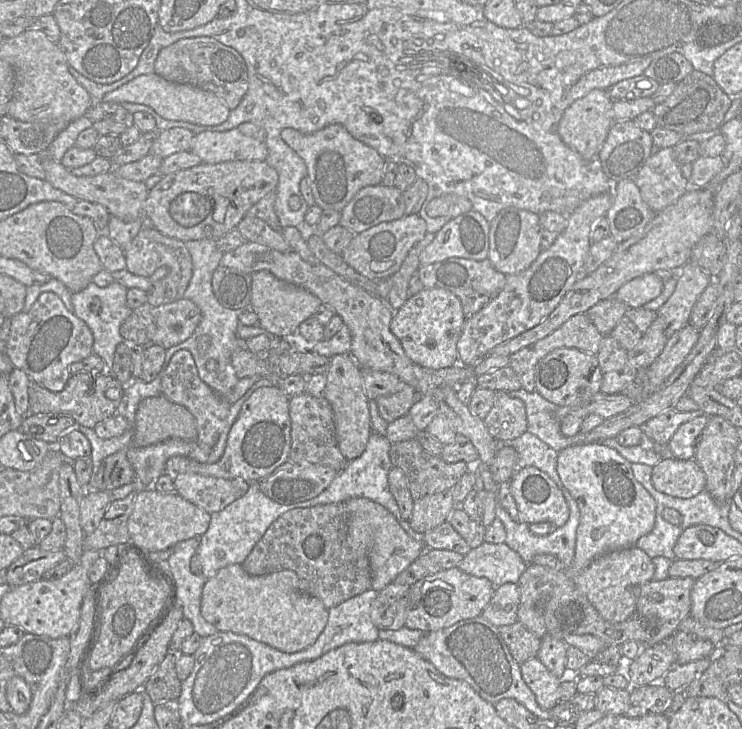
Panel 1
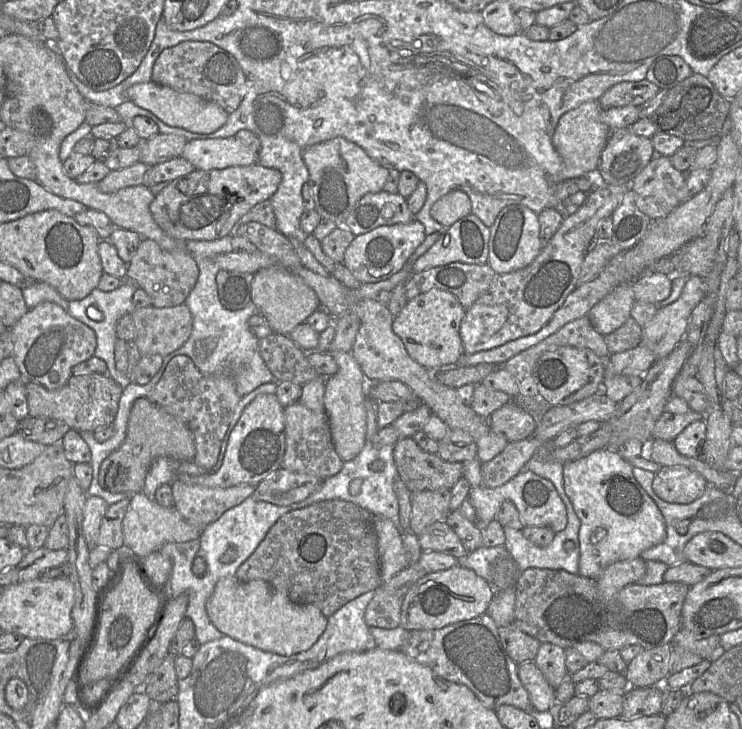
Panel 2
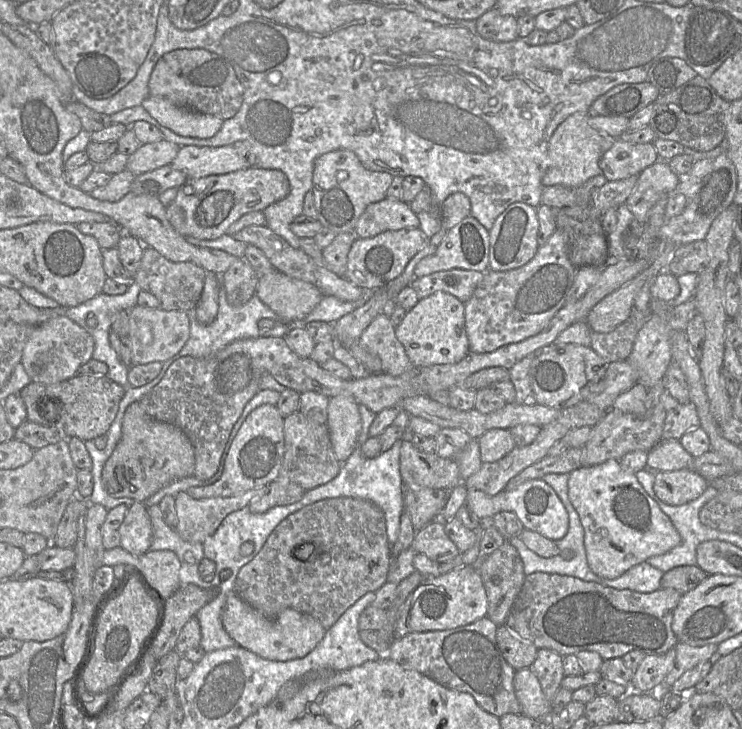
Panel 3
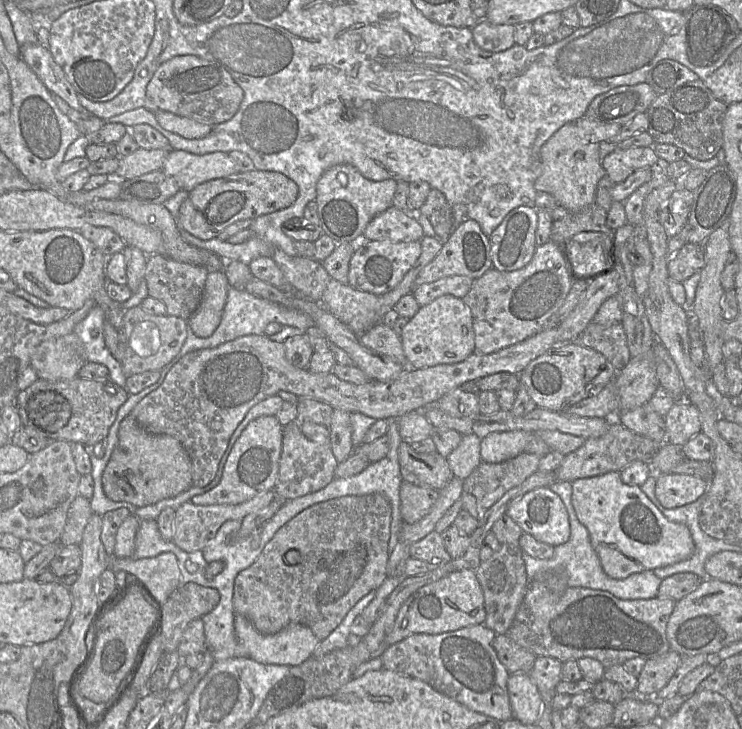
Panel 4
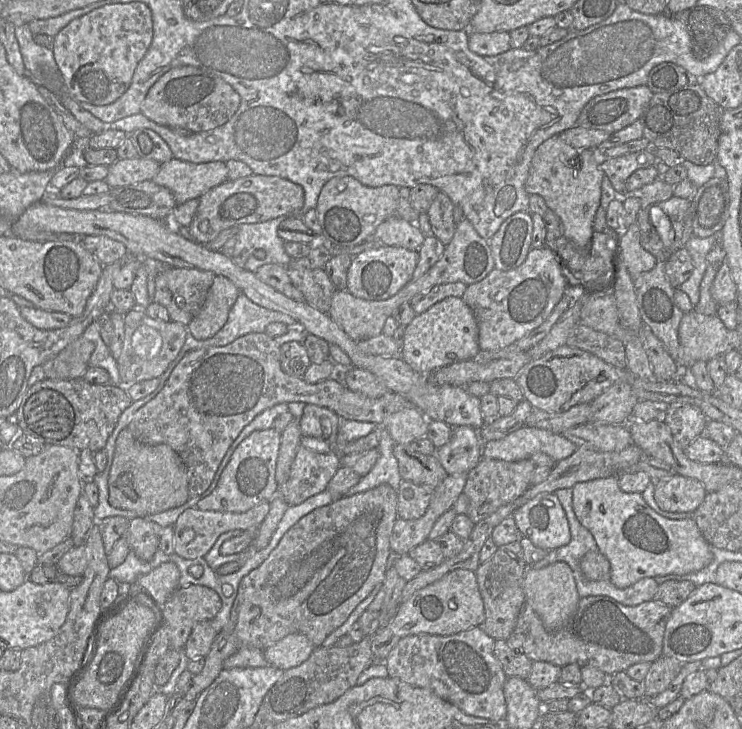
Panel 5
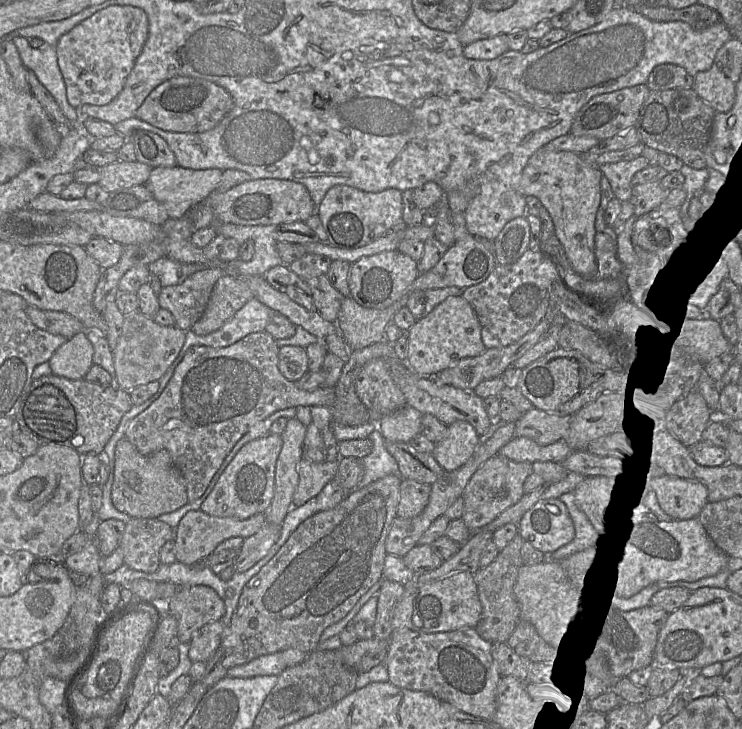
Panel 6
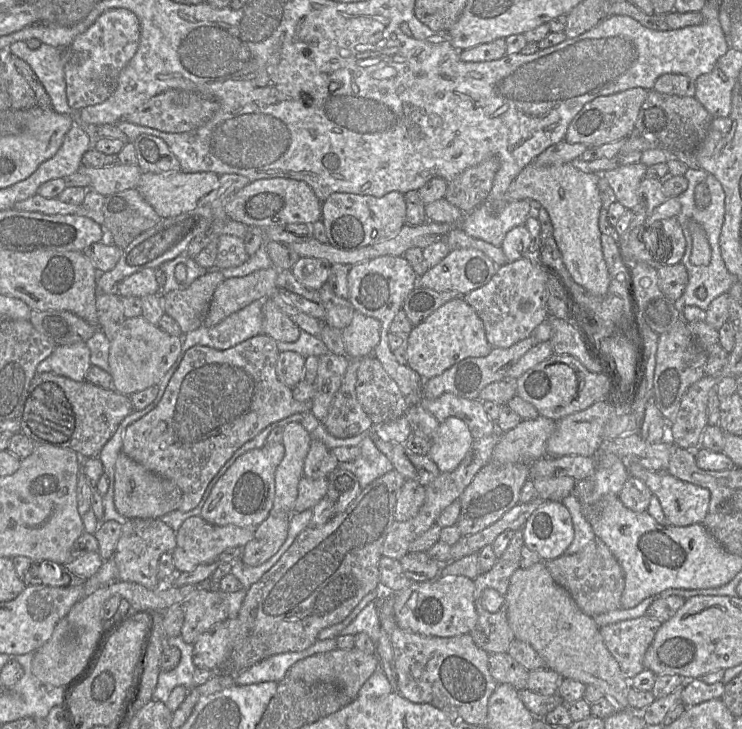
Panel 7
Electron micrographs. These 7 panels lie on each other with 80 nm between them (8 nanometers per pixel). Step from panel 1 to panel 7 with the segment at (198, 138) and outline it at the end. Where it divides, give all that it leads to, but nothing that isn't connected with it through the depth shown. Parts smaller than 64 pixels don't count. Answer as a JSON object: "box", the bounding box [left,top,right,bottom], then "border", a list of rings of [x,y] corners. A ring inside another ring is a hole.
{"box":[136,170,219,219],"border":[[[180,170],[178,172],[142,173],[136,188],[161,219],[165,219],[193,209],[202,197],[217,186],[219,180],[218,174],[209,171],[187,173]]]}

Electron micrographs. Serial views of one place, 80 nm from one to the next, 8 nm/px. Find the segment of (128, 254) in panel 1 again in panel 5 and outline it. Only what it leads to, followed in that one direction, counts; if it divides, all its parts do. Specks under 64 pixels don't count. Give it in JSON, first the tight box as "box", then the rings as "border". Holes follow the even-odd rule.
{"box":[153,266,215,326],"border":[[[165,266],[155,277],[153,300],[164,306],[170,320],[187,326],[202,309],[215,274],[197,268]]]}

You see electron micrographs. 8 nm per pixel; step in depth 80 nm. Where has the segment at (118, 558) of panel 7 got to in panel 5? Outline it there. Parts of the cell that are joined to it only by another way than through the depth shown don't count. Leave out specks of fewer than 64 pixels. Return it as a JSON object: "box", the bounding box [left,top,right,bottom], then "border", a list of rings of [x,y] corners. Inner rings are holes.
{"box":[124,517,163,561],"border":[[[135,517],[129,521],[124,532],[130,550],[143,560],[149,561],[159,549],[163,527],[143,517]]]}

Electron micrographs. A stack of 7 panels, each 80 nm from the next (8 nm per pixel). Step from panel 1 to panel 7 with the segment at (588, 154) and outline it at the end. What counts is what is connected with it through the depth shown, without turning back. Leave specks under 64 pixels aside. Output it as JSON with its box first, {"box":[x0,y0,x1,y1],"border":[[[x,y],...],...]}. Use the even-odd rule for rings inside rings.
{"box":[505,160,610,296],"border":[[[533,160],[511,183],[505,193],[505,202],[508,204],[512,201],[525,199],[539,201],[549,213],[554,239],[561,252],[564,265],[573,280],[591,294],[605,296],[610,284],[610,275],[603,257],[601,232],[598,225],[601,209],[601,198],[598,190],[599,177],[598,174],[579,170],[571,162],[560,165],[536,166]]]}

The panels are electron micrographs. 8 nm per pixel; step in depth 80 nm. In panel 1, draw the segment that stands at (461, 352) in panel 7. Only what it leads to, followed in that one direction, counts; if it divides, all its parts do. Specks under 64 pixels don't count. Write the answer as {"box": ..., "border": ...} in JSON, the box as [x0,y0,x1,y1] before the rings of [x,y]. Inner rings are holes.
{"box":[390,288,465,369],"border":[[[424,288],[416,295],[410,296],[403,306],[394,312],[390,330],[401,342],[406,355],[413,363],[421,367],[442,369],[458,364],[457,342],[465,321],[463,308],[457,296],[443,288]]]}

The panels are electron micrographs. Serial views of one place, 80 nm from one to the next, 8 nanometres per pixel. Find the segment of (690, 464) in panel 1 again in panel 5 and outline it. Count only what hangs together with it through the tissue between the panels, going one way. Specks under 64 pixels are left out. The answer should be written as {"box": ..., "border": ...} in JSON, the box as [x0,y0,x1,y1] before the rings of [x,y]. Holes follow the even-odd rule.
{"box":[653,474,707,514],"border":[[[678,474],[653,481],[655,500],[667,512],[693,514],[707,495],[703,483]]]}

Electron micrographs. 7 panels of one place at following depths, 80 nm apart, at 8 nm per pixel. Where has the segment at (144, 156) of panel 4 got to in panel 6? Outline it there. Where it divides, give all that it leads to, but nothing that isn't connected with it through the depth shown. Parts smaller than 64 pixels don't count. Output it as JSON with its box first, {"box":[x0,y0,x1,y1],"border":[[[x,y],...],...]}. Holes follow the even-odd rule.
{"box":[96,161,152,193],"border":[[[116,161],[103,167],[96,167],[100,173],[98,184],[108,193],[135,185],[146,184],[152,168],[139,161]]]}

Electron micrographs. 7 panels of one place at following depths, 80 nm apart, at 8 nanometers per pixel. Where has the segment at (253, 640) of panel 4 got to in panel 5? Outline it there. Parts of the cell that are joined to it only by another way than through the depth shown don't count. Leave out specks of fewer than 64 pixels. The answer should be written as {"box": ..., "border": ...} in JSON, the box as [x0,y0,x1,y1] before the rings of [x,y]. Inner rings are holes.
{"box":[263,634,315,671],"border":[[[289,634],[263,651],[268,662],[283,671],[299,666],[308,659],[315,646],[303,634]]]}

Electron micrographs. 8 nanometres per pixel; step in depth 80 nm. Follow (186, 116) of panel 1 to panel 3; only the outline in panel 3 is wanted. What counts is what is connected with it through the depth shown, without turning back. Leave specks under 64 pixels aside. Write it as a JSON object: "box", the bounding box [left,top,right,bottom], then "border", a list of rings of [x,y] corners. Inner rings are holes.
{"box":[141,96,223,138],"border":[[[149,96],[141,104],[162,126],[191,138],[213,137],[222,127],[223,119],[174,105],[170,101]]]}

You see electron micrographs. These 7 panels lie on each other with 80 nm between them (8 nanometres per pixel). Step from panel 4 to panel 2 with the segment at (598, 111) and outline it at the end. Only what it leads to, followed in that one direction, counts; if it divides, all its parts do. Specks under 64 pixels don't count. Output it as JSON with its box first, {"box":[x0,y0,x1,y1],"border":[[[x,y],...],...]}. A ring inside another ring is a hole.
{"box":[598,79,660,110],"border":[[[647,79],[620,82],[610,87],[598,100],[603,110],[612,107],[640,106],[654,97],[660,88]]]}

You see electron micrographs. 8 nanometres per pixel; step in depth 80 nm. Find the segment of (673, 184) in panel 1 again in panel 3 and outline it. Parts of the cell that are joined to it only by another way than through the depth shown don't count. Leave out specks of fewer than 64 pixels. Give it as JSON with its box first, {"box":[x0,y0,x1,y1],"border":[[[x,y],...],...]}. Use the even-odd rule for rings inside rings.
{"box":[625,161,680,223],"border":[[[656,161],[640,172],[636,186],[625,203],[637,221],[646,223],[653,205],[662,196],[669,195],[679,183],[680,178],[672,172],[668,161]]]}

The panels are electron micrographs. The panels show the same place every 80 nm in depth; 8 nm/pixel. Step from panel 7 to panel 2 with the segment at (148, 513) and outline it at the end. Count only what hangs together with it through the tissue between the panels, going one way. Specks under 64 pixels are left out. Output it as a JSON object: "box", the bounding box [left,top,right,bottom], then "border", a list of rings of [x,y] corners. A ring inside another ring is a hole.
{"box":[99,398,195,493],"border":[[[138,398],[130,410],[124,441],[101,463],[99,485],[111,493],[141,492],[147,472],[155,459],[170,457],[179,461],[191,461],[194,460],[195,449],[193,434],[184,422],[152,403],[148,398]]]}

